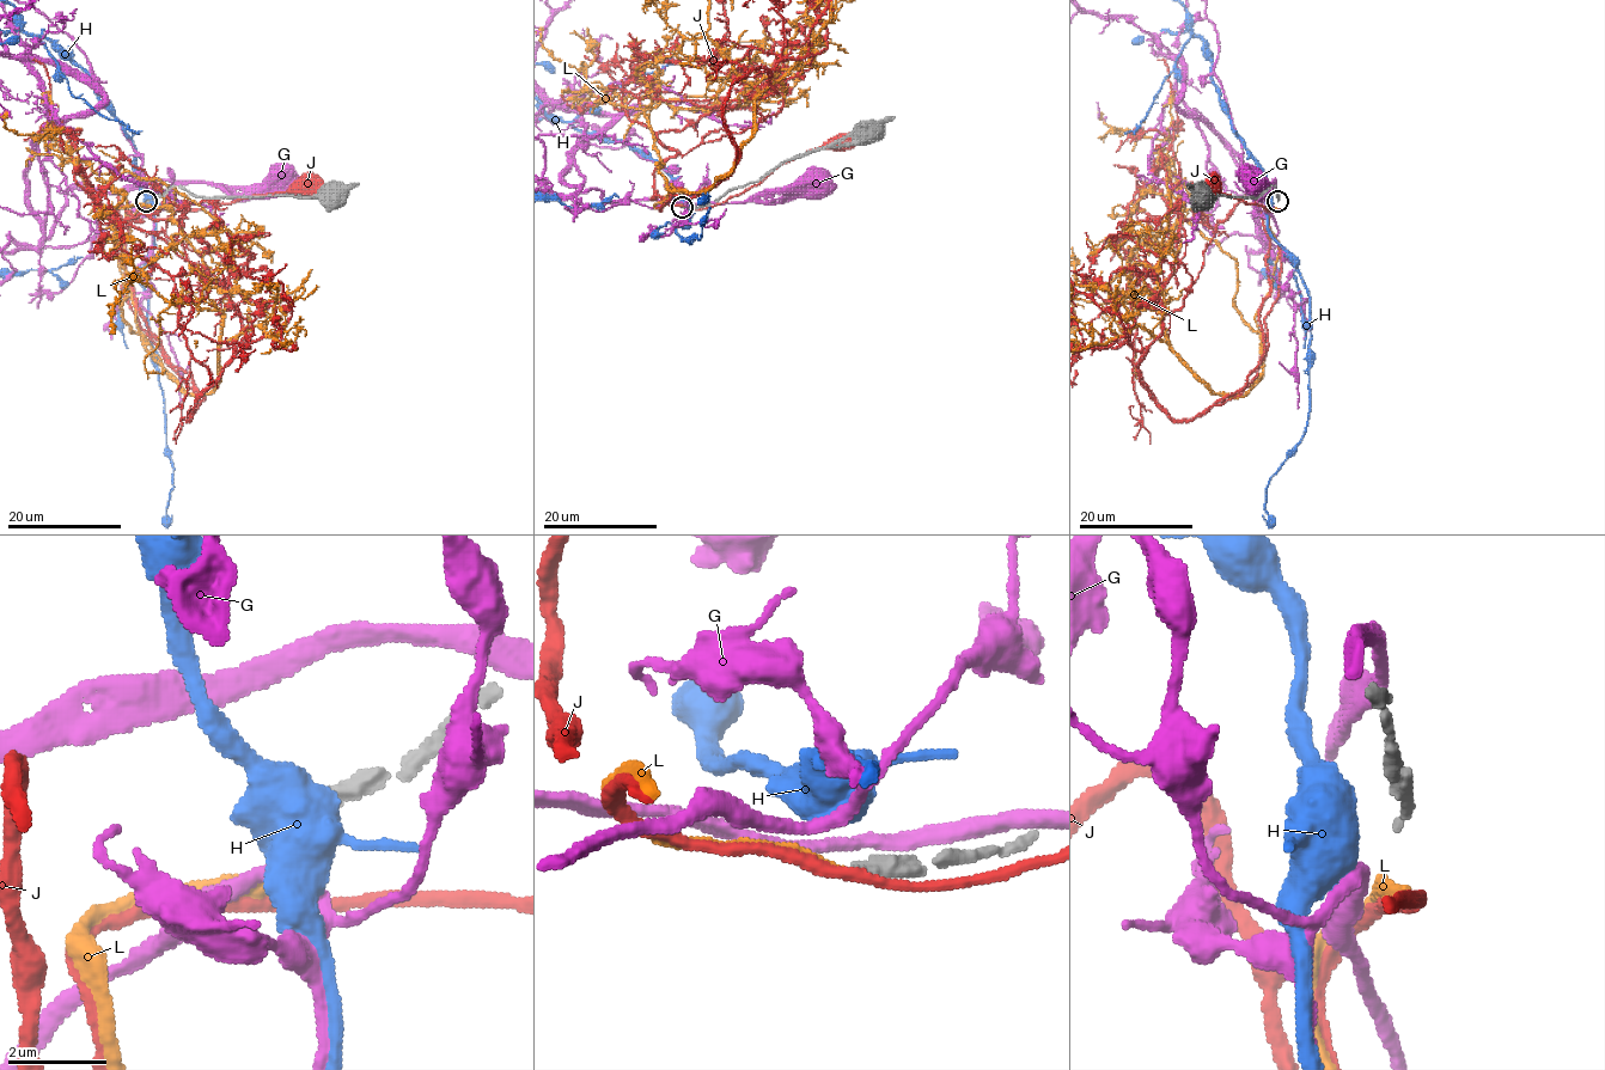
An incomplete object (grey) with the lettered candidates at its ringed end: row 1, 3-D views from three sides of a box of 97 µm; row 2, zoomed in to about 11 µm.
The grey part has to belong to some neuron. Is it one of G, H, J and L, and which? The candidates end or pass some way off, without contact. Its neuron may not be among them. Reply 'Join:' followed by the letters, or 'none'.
Join: none

